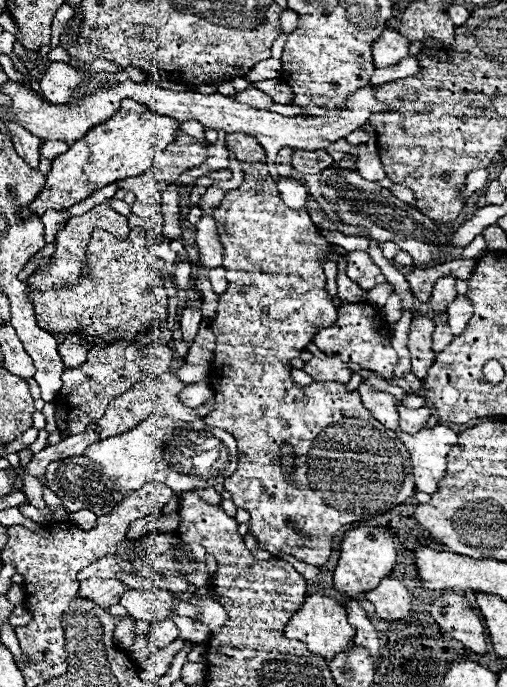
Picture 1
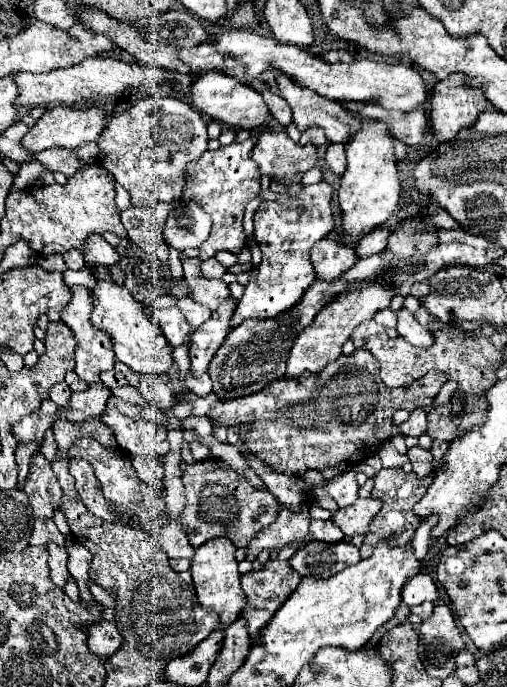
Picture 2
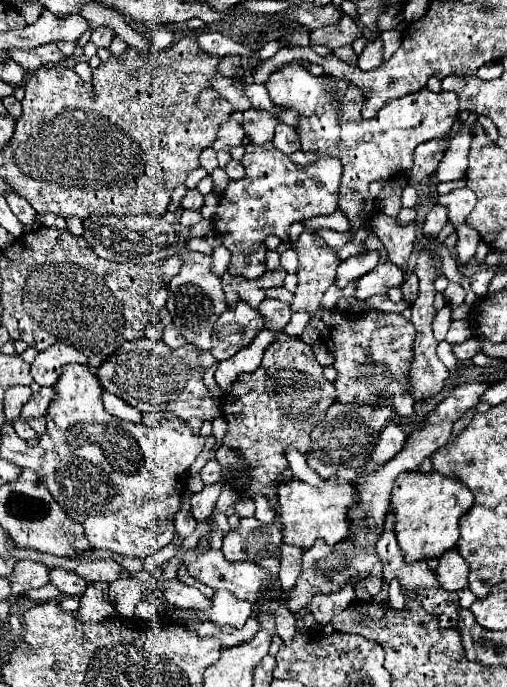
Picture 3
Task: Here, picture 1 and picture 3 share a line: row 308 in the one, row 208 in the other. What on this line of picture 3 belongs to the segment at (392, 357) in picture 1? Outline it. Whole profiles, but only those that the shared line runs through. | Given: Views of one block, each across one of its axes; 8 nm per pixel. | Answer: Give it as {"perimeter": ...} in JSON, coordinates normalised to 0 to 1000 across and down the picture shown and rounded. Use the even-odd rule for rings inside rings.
{"perimeter":[[[588,90],[536,105],[521,125],[544,154],[564,154],[596,166],[592,183],[584,186],[596,221],[623,221],[631,230],[659,227],[675,236],[679,250],[667,303],[686,317],[694,341],[726,326],[744,309],[740,290],[728,285],[730,265],[773,259],[777,253],[805,247],[817,215],[828,207],[876,201],[903,169],[903,143],[895,137],[856,137],[836,128],[765,147],[742,172],[718,175],[712,160],[720,143],[710,128],[655,111],[615,111]]]}

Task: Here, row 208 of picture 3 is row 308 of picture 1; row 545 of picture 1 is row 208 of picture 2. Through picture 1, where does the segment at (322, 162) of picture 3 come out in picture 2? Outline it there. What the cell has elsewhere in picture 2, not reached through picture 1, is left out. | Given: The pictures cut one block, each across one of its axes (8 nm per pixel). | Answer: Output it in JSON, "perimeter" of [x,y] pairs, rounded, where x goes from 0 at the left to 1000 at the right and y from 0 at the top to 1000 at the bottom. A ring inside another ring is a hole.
{"perimeter":[[[635,262],[627,268],[600,271],[588,285],[552,285],[548,291],[513,297],[501,311],[501,349],[517,361],[509,393],[517,402],[533,405],[505,405],[481,419],[481,431],[454,466],[458,477],[477,472],[485,463],[540,463],[580,445],[596,434],[596,425],[623,408],[619,387],[611,384],[611,361],[659,335],[659,317],[651,309],[655,279],[655,271]]]}

